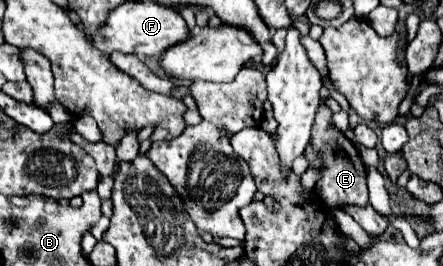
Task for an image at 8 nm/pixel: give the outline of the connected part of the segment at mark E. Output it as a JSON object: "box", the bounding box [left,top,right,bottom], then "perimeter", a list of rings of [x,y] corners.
{"box":[306,104,368,208],"perimeter":[[[320,104],[316,122],[312,128],[312,140],[306,148],[306,158],[312,162],[316,156],[322,158],[322,178],[316,184],[316,194],[330,208],[344,208],[348,204],[364,206],[368,204],[368,186],[366,186],[366,166],[360,160],[358,150],[342,132],[338,132],[332,124],[332,112],[328,106]]]}

